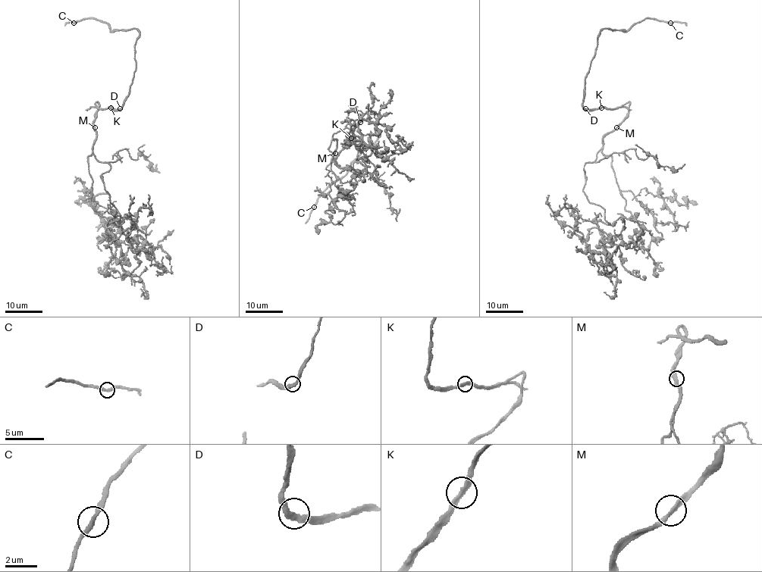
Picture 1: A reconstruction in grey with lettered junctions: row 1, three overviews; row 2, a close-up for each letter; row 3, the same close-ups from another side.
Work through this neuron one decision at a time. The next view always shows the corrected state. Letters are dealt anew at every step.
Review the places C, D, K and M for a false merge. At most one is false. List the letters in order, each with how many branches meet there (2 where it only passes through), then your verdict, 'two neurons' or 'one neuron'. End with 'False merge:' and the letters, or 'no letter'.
C: 2 branches meet; one neuron
D: 2 branches meet; one neuron
K: 2 branches meet; one neuron
M: 2 branches meet; one neuron
False merge: no letter

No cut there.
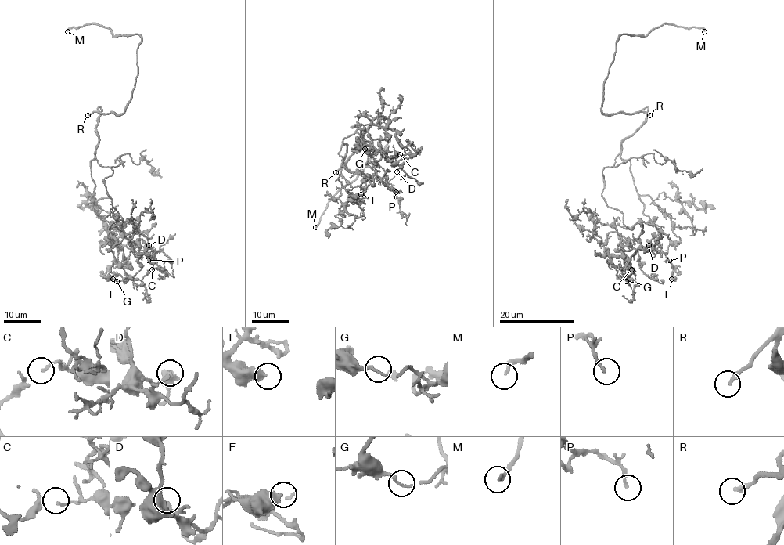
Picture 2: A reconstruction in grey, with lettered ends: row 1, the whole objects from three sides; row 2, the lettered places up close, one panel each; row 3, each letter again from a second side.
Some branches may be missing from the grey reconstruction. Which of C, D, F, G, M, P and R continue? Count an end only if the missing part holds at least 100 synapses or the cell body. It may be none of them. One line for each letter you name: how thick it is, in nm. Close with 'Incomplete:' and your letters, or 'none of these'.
M: Thickness 240 nm
R: Thickness 200 nm
Incomplete: M, R

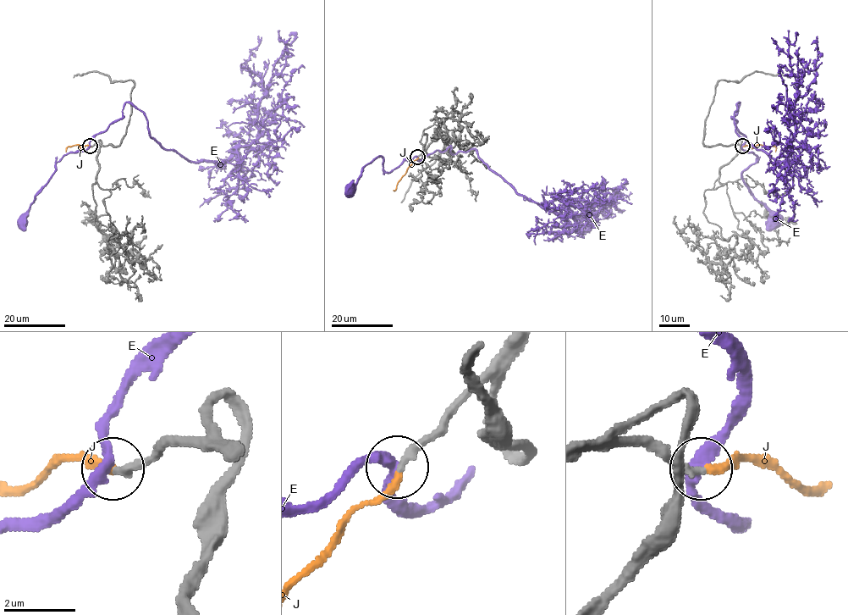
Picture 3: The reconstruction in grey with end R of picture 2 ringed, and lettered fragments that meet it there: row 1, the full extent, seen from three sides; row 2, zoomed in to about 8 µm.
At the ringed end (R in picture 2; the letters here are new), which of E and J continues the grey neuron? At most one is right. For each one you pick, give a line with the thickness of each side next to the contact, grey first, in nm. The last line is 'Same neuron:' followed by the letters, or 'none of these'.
J: 200 nm thick on the grey side, 200 nm on the other
Same neuron: J

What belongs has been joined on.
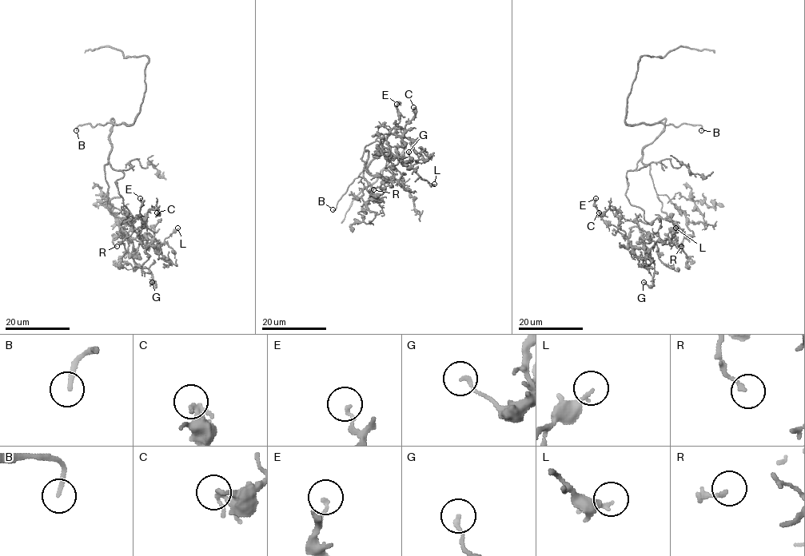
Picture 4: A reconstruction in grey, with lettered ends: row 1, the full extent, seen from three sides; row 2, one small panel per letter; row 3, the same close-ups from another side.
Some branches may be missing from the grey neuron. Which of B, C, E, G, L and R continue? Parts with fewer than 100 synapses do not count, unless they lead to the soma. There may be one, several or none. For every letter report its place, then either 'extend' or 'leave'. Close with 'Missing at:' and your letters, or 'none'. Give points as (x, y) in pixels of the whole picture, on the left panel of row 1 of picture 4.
B: place (76, 130); extend
C: place (157, 212); leave
E: place (140, 198); leave
G: place (152, 282); leave
L: place (177, 228); leave
R: place (117, 246); leave
Missing at: B

